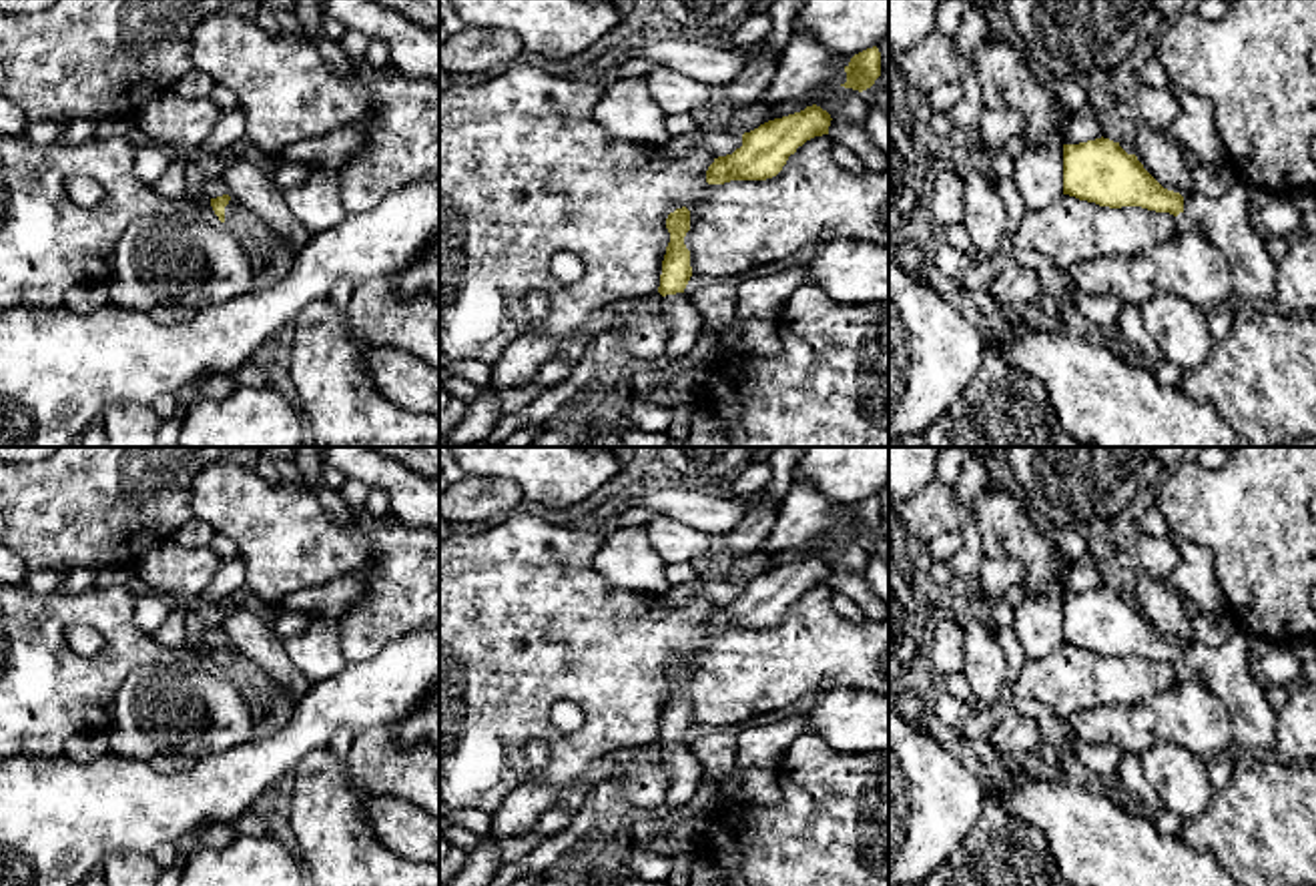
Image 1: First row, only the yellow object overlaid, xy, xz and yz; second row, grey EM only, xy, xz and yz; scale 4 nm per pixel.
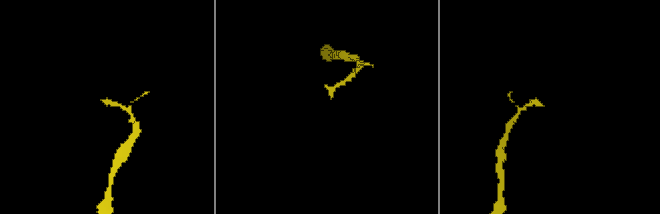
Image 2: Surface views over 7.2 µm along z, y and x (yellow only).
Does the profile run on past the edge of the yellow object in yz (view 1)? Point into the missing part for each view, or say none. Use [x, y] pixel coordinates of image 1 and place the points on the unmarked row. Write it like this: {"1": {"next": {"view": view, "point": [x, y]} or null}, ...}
{"1": {"next": {"view": "yz", "point": [1224, 668]}}}

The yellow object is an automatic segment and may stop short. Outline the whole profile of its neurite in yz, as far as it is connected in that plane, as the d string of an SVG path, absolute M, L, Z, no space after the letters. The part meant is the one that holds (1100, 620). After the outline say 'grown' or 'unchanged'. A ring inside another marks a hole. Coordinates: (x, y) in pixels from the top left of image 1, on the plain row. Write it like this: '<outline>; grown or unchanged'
M1101 585L1079 593L1063 593L1063 643L1109 657L1141 655L1174 666L1184 661L1224 702L1232 718L1236 752L1274 756L1276 712L1268 704L1266 690L1254 680L1250 670L1252 637L1250 631L1234 623L1230 637L1222 645L1194 641L1184 647L1180 641L1164 637L1137 605L1127 603L1119 591Z; grown

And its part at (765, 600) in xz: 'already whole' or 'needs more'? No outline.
already whole

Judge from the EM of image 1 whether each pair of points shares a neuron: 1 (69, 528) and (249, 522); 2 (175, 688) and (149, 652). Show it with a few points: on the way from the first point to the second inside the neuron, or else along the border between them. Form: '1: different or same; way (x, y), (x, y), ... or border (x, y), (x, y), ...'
1: different; border (201, 470), (193, 482), (191, 516)
2: different; border (203, 670), (139, 664), (117, 690)

